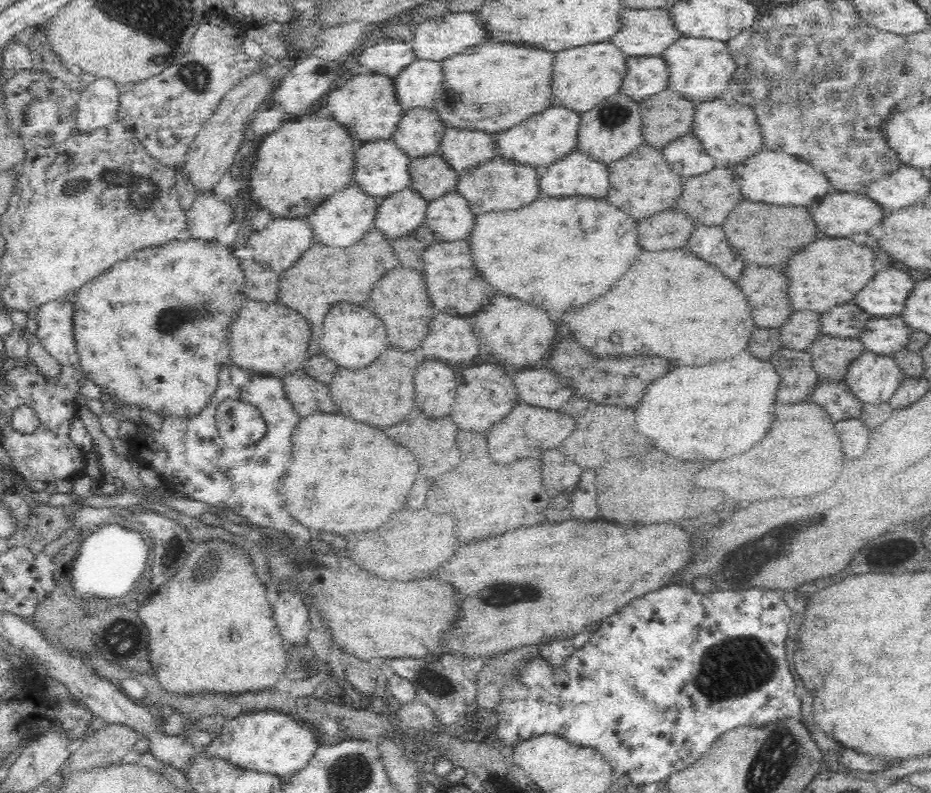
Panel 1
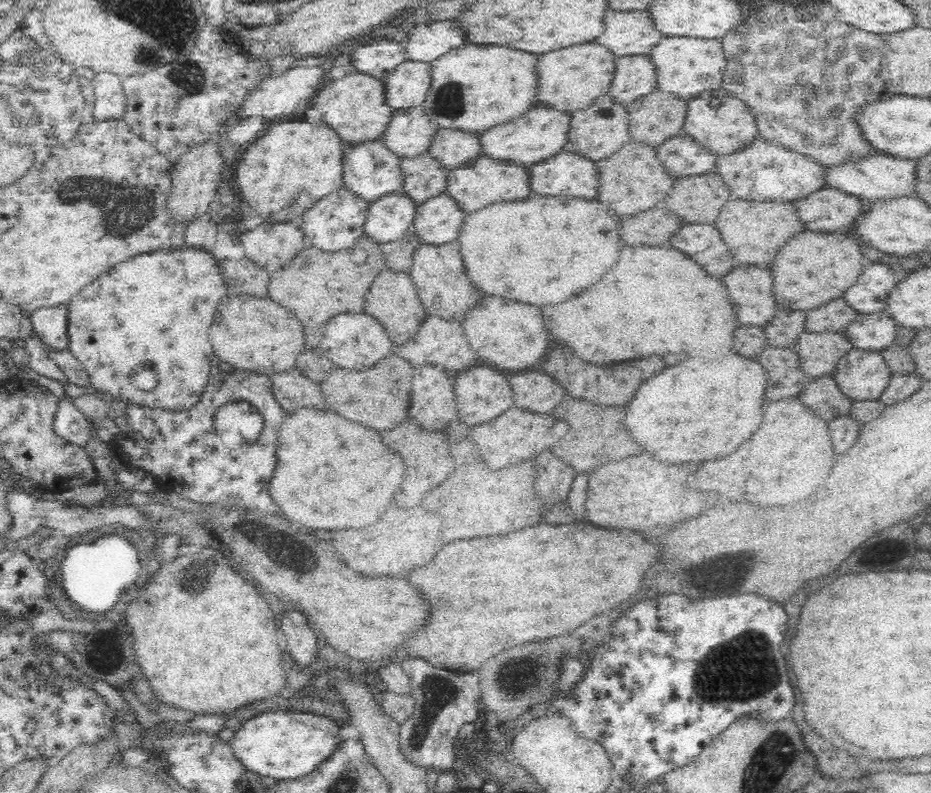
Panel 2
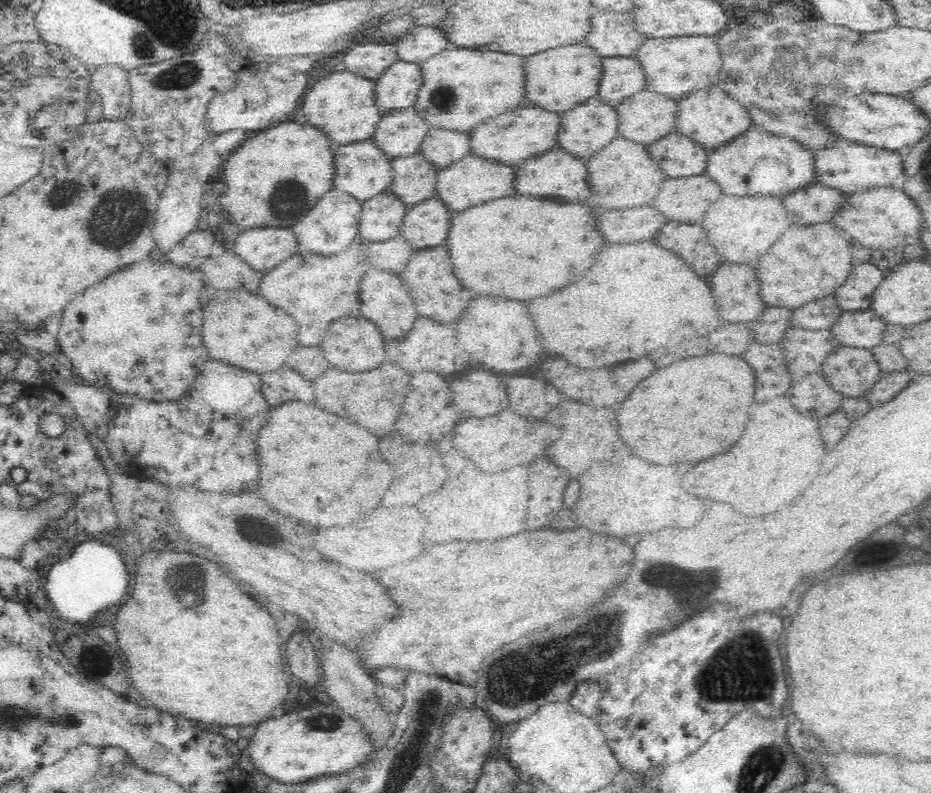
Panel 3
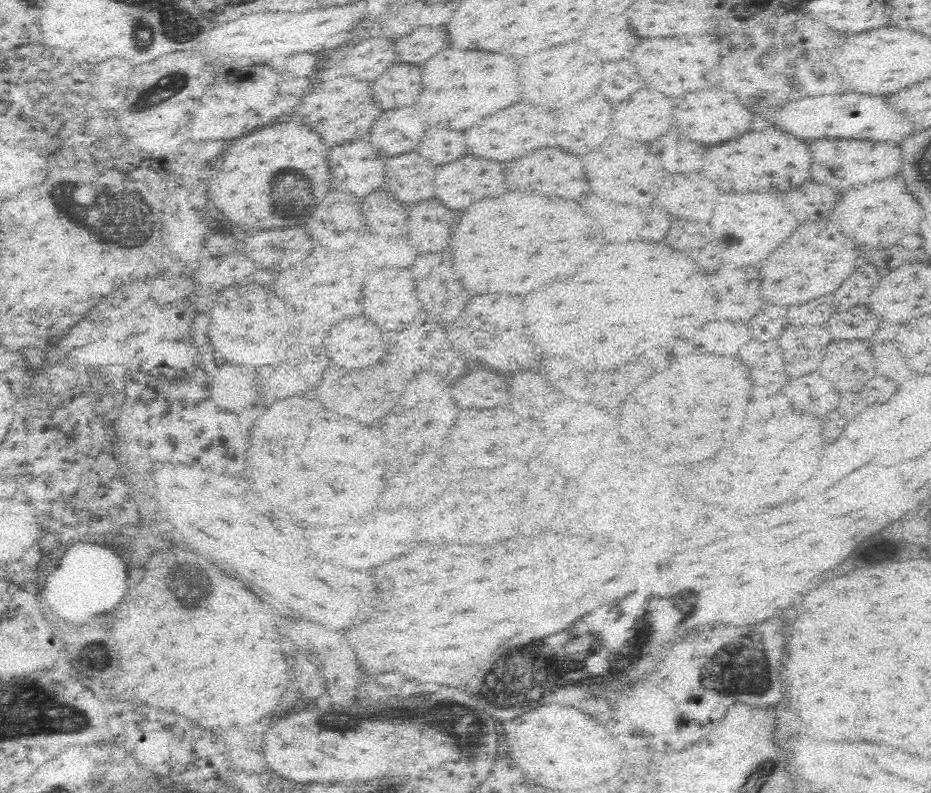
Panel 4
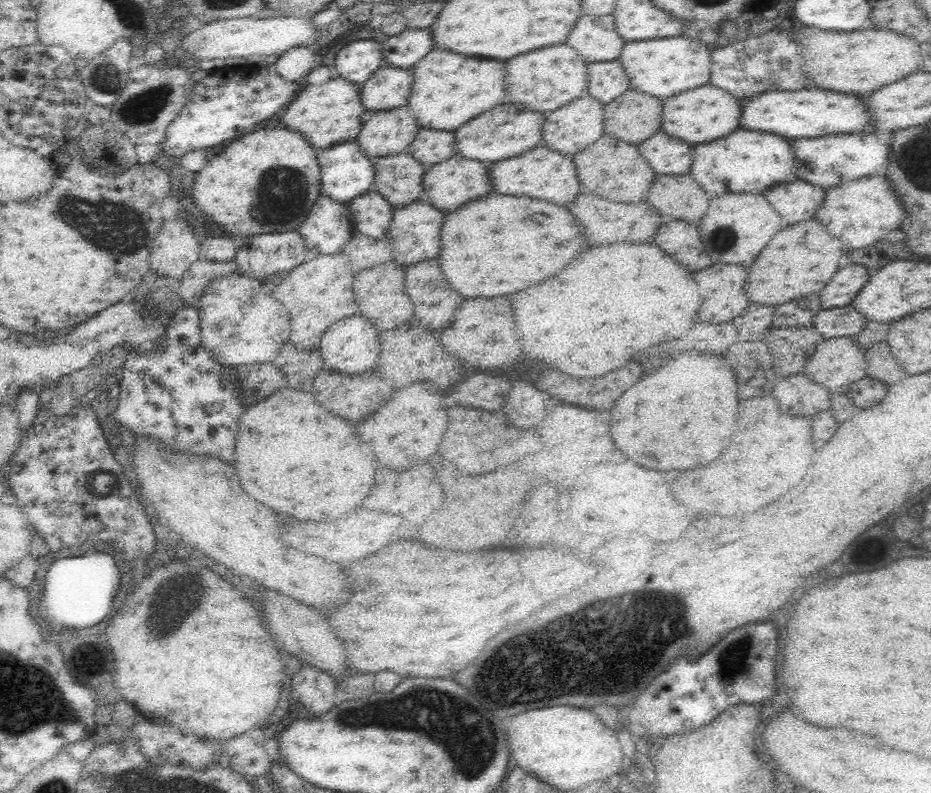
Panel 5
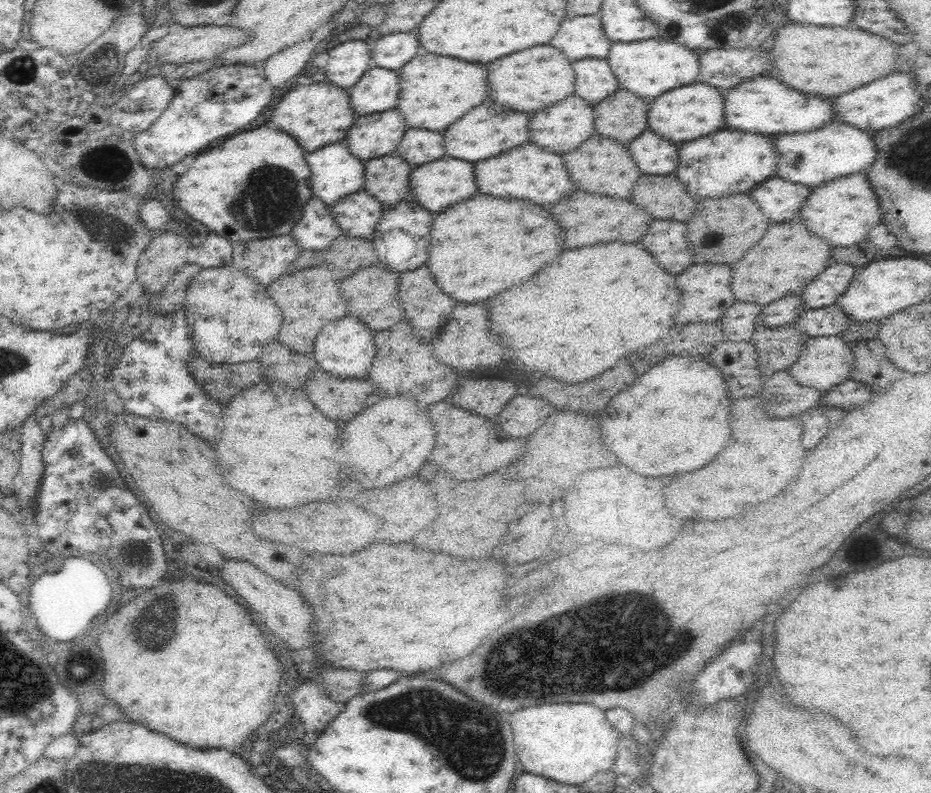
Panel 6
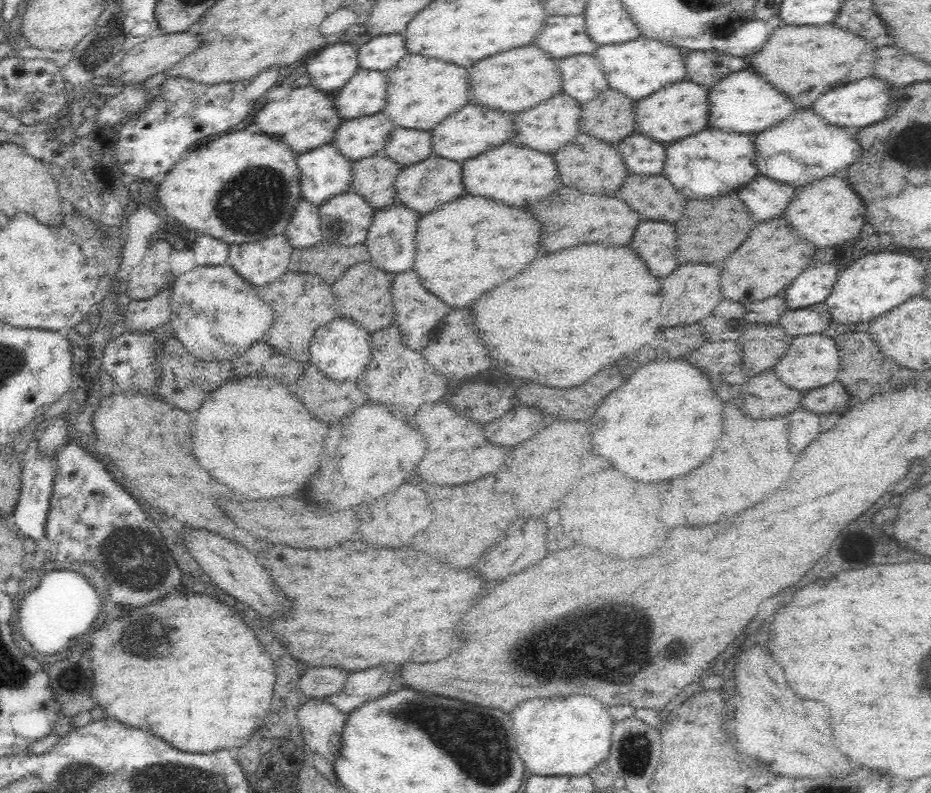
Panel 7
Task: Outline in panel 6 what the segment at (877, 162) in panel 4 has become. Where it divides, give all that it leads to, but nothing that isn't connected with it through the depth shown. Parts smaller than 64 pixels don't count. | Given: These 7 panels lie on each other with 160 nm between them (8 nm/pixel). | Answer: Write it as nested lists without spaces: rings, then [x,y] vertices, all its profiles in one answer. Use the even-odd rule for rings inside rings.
[[[838,122],[830,123],[830,126],[808,134],[782,134],[774,140],[774,146],[778,148],[780,154],[778,176],[810,188],[816,188],[840,176],[862,172],[876,158],[876,144],[866,132]]]

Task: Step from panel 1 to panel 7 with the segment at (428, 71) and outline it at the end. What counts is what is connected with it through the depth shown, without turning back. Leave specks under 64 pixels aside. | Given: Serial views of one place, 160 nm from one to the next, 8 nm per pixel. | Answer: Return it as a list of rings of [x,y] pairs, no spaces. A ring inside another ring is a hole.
[[[358,69],[334,94],[335,106],[344,121],[383,112],[388,80],[384,72]]]

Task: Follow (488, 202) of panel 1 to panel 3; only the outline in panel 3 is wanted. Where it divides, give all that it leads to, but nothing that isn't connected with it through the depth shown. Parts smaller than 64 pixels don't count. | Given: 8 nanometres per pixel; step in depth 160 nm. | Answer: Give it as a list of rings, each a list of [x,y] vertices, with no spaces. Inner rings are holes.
[[[466,156],[460,160],[454,161],[446,170],[438,170],[438,182],[436,182],[436,198],[444,202],[448,210],[462,212],[468,206],[482,204],[492,198],[502,198],[508,194],[514,194],[512,180],[514,172],[510,166],[496,164],[497,161],[487,158],[478,158],[478,156]]]

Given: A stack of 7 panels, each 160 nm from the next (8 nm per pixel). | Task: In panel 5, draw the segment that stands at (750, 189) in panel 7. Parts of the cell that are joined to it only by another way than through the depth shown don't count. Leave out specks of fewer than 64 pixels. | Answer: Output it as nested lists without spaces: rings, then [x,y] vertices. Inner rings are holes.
[[[797,179],[794,182],[784,182],[764,194],[766,200],[770,200],[770,204],[774,206],[774,210],[790,224],[810,220],[824,200],[822,190],[826,189],[804,182]]]

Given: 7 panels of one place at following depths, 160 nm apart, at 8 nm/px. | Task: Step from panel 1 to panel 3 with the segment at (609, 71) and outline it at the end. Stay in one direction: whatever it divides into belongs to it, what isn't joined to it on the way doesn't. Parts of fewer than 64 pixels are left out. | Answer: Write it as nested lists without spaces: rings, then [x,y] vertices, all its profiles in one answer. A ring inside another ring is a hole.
[[[570,44],[564,48],[552,48],[524,60],[524,98],[526,104],[538,106],[542,110],[566,112],[582,104],[582,100],[588,100],[590,96],[597,94],[601,76],[600,58],[588,46]]]

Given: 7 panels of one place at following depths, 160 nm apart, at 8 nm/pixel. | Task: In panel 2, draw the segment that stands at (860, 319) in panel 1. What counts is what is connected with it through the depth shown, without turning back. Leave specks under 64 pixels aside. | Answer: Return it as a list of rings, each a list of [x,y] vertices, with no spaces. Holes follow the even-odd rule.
[[[842,298],[830,300],[824,306],[812,308],[806,312],[803,330],[823,333],[843,333],[846,327],[857,317],[853,308],[846,306]]]

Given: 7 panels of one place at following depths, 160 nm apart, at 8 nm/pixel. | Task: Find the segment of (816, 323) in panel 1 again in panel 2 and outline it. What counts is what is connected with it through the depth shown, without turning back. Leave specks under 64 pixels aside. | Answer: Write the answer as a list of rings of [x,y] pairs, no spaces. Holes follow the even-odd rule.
[[[778,310],[772,320],[764,326],[766,342],[776,347],[790,347],[804,331],[804,312],[802,310]]]

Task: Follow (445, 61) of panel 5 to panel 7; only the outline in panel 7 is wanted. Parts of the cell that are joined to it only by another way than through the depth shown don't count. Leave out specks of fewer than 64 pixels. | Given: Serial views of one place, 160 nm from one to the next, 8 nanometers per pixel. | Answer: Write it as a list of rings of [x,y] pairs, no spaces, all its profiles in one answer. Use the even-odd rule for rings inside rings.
[[[408,54],[392,68],[389,68],[384,72],[387,75],[388,88],[385,100],[387,101],[386,106],[383,108],[384,115],[390,117],[393,123],[400,128],[414,129],[414,130],[432,130],[437,127],[440,122],[445,121],[452,112],[458,112],[462,110],[462,106],[468,104],[468,70],[466,68],[460,68],[460,66],[454,66],[454,64],[446,64],[443,60],[430,58],[419,55],[419,54]]]

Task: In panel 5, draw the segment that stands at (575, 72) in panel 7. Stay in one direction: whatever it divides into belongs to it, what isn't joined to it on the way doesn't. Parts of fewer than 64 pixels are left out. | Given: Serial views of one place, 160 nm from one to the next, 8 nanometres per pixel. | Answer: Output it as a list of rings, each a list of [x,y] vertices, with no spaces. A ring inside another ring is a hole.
[[[619,59],[588,64],[588,94],[598,98],[604,105],[616,100],[620,94],[630,90],[630,80],[624,72]]]

